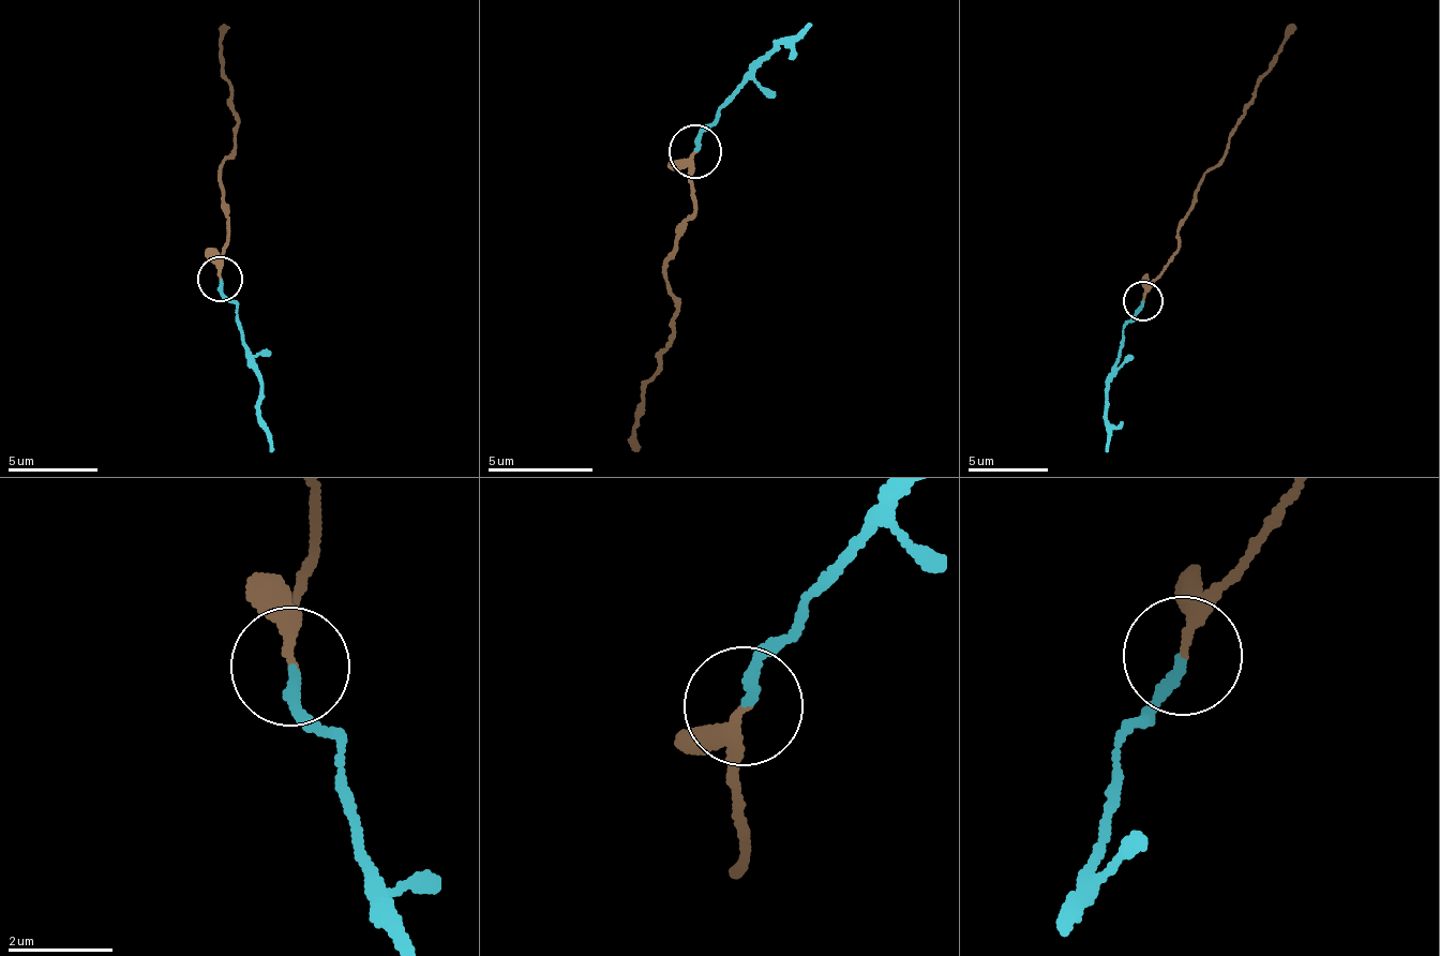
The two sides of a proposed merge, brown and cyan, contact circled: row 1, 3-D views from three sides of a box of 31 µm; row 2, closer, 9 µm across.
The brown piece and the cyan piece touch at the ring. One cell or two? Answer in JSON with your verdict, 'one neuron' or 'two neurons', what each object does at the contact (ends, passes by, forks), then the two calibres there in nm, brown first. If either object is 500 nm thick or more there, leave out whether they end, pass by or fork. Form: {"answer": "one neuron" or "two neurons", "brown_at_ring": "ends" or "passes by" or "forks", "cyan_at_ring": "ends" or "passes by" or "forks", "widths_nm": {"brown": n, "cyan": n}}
{"answer": "one neuron", "brown_at_ring": "ends", "cyan_at_ring": "ends", "widths_nm": {"brown": 190, "cyan": 190}}

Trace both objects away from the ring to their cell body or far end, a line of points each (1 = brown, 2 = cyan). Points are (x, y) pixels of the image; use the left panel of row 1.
1: (221, 279), (218, 259), (228, 241), (222, 162), (236, 150), (237, 119), (218, 51), (228, 25)
2: (221, 279), (238, 310), (238, 331), (259, 384), (259, 427), (273, 452)

